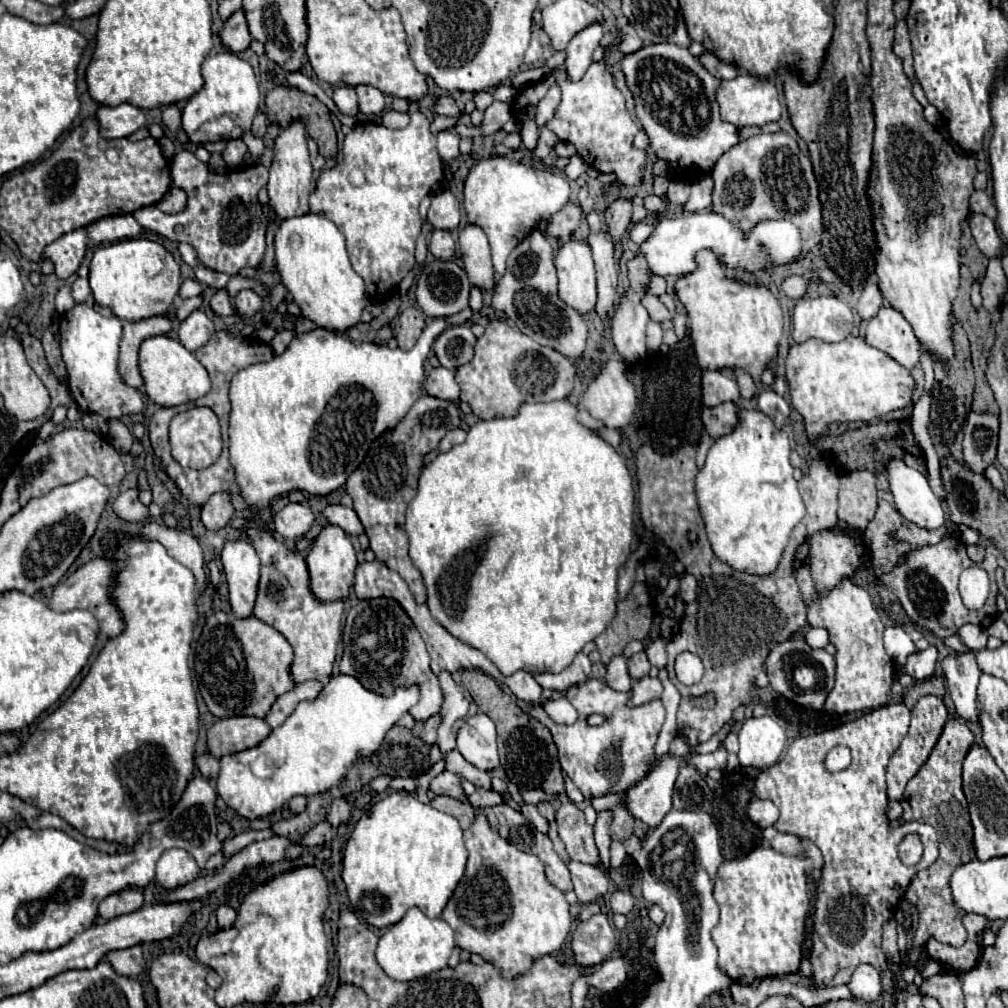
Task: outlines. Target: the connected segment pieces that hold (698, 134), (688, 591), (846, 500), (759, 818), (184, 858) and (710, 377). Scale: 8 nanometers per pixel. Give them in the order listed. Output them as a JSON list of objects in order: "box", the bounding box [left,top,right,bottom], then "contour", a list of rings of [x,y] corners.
[{"box":[621,43,741,181],"contour":[[[673,43],[647,45],[635,53],[623,55],[621,71],[625,73],[627,87],[633,93],[635,115],[649,137],[649,145],[651,145],[653,153],[659,159],[665,159],[669,163],[669,167],[675,171],[675,175],[679,175],[687,181],[693,181],[693,179],[697,179],[697,175],[709,173],[713,169],[715,161],[725,151],[729,151],[733,145],[737,145],[741,141],[739,129],[731,123],[721,121],[721,115],[719,115],[715,91],[717,91],[717,85],[721,85],[721,79],[713,77],[701,65],[701,61],[697,61],[697,57],[689,53],[689,49],[683,49]]]},{"box":[679,575,697,603],"contour":[[[683,575],[683,579],[681,579],[681,587],[679,587],[679,595],[681,595],[681,599],[685,601],[685,603],[691,603],[691,601],[695,601],[695,597],[697,597],[697,579],[693,577],[693,575]]]},{"box":[839,471,877,529],"contour":[[[851,471],[841,475],[839,519],[865,529],[877,511],[877,487],[871,471]]]},{"box":[747,799,779,829],"contour":[[[753,799],[747,807],[747,815],[753,823],[757,823],[761,829],[775,825],[777,817],[779,817],[779,809],[767,801],[767,799]]]},{"box":[157,849,199,889],"contour":[[[167,849],[157,861],[157,883],[165,889],[175,889],[199,877],[195,859],[185,849]]]},{"box":[703,371,741,407],"contour":[[[721,371],[703,373],[703,403],[705,407],[715,407],[725,401],[737,403],[741,399],[735,377],[723,375]]]}]

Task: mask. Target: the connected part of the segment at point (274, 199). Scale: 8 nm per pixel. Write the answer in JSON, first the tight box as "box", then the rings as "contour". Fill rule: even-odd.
{"box":[269,123,313,219],"contour":[[[291,123],[281,129],[275,139],[275,159],[269,169],[269,205],[273,207],[277,219],[289,219],[309,213],[309,195],[311,195],[313,169],[307,151],[307,135],[303,123]]]}

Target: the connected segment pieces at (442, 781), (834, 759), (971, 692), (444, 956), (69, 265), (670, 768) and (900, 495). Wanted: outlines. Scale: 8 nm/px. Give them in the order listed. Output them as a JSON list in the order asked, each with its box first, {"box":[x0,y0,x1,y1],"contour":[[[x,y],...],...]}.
[{"box":[431,771,469,803],"contour":[[[443,771],[441,775],[437,775],[435,779],[431,779],[431,791],[435,795],[447,795],[447,797],[453,797],[457,801],[463,801],[463,803],[469,803],[467,801],[467,795],[461,787],[461,779],[449,771]]]},{"box":[825,747,851,773],"contour":[[[843,747],[843,751],[829,751],[825,757],[825,769],[831,773],[847,769],[849,763],[851,763],[851,755],[847,747]]]},{"box":[939,651,981,721],"contour":[[[965,651],[947,655],[939,661],[943,677],[947,681],[947,691],[955,703],[957,715],[965,721],[977,721],[977,683],[981,669],[975,659],[977,651]]]},{"box":[377,907,453,981],"contour":[[[411,907],[405,917],[399,923],[391,925],[387,933],[379,939],[377,963],[395,981],[413,981],[443,969],[451,957],[453,945],[453,929],[443,919],[429,919],[427,915],[423,915],[421,909]]]},{"box":[41,229,89,279],"contour":[[[75,229],[75,231],[69,231],[69,233],[61,235],[51,245],[47,245],[43,249],[41,259],[53,261],[57,277],[67,279],[69,275],[73,275],[79,269],[87,249],[89,249],[87,229]]]},{"box":[591,755,683,827],"contour":[[[663,755],[661,763],[657,765],[657,769],[653,773],[649,773],[641,783],[637,783],[635,787],[631,787],[629,791],[625,793],[607,793],[603,797],[595,797],[591,803],[595,807],[595,811],[601,811],[605,809],[605,803],[623,803],[627,807],[627,811],[633,815],[636,819],[639,819],[647,825],[647,827],[657,827],[663,817],[667,815],[667,811],[671,809],[671,795],[673,795],[673,785],[675,785],[675,779],[677,779],[677,771],[679,771],[679,765],[683,763],[683,757],[669,757],[669,755]]]},{"box":[885,457,945,529],"contour":[[[891,457],[885,465],[885,475],[895,497],[895,507],[907,521],[927,529],[937,529],[945,523],[941,501],[935,497],[927,477],[921,471],[909,467],[901,459]]]}]

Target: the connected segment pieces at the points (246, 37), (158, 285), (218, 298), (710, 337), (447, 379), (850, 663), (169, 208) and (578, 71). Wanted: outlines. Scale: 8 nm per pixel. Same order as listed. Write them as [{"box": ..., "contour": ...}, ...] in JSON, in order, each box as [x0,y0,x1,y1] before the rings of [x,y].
[{"box":[221,11,251,53],"contour":[[[235,11],[227,21],[225,21],[225,27],[223,27],[223,33],[221,33],[221,41],[225,47],[229,47],[231,51],[239,53],[239,51],[245,51],[251,43],[251,33],[249,33],[249,27],[247,27],[247,21],[245,21],[245,15],[243,11]]]},{"box":[89,239,181,321],"contour":[[[125,239],[95,249],[89,265],[89,285],[101,307],[109,307],[113,315],[125,321],[141,321],[171,311],[179,293],[181,271],[163,245],[149,239]]]},{"box":[211,289,233,315],"contour":[[[219,289],[219,291],[211,297],[211,309],[213,309],[217,315],[233,315],[231,297],[227,295],[225,289]]]},{"box":[675,251,783,383],"contour":[[[701,251],[697,253],[697,269],[677,279],[675,293],[687,309],[691,321],[691,339],[699,365],[703,369],[743,369],[757,383],[767,365],[777,357],[777,345],[783,335],[783,311],[769,289],[735,283],[725,277],[725,271],[727,269],[719,263],[717,255],[711,251]]]},{"box":[425,367,459,401],"contour":[[[445,367],[431,369],[431,373],[425,379],[425,391],[439,399],[459,401],[459,385],[455,383],[455,373]]]},{"box":[797,565,893,713],"contour":[[[809,565],[797,571],[797,583],[807,603],[807,621],[811,627],[825,627],[829,631],[829,641],[835,645],[837,675],[835,687],[831,689],[825,709],[829,713],[851,713],[857,709],[883,707],[889,699],[893,685],[893,659],[883,649],[883,623],[869,597],[869,593],[851,583],[851,579],[841,579],[839,585],[823,593],[817,591]]]},{"box":[165,187,187,213],"contour":[[[171,187],[169,193],[165,195],[165,213],[179,213],[185,209],[185,201],[187,201],[187,195],[183,189],[177,189],[177,187]]]},{"box":[565,23,603,81],"contour":[[[599,23],[589,25],[587,29],[579,31],[569,47],[567,47],[567,57],[565,57],[565,73],[569,81],[579,81],[585,71],[589,69],[589,65],[593,63],[593,51],[597,49],[597,45],[601,43],[603,37],[603,27]]]}]

